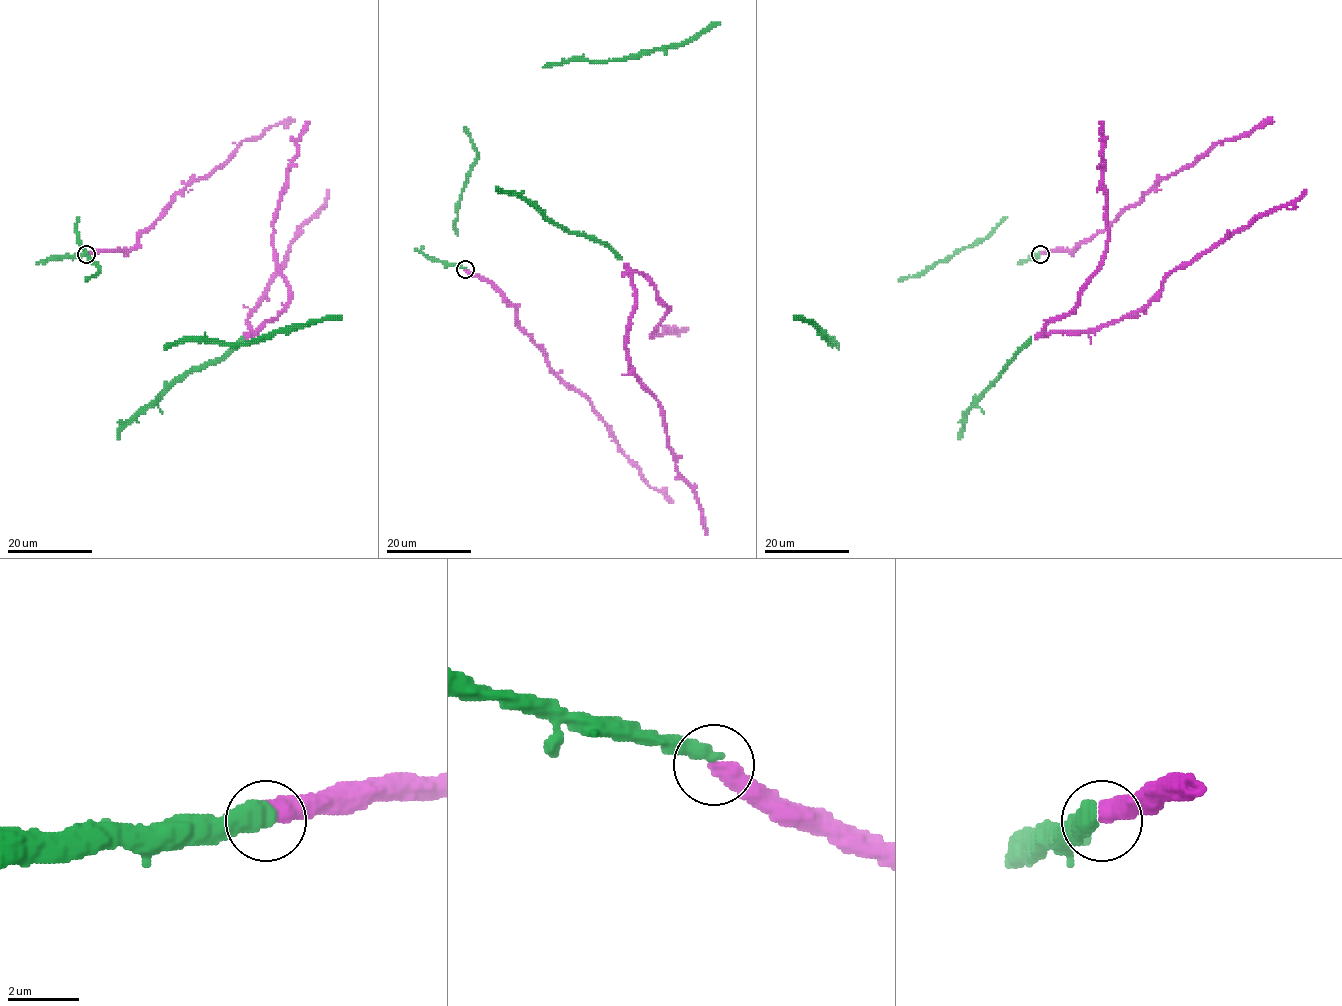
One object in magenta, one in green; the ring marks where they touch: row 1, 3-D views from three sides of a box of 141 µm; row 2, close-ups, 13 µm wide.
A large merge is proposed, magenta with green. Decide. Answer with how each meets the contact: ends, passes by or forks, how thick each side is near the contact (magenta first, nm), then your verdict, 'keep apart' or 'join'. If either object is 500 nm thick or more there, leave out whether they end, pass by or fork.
440 nm thick on the magenta side, 500 nm on the other; join

